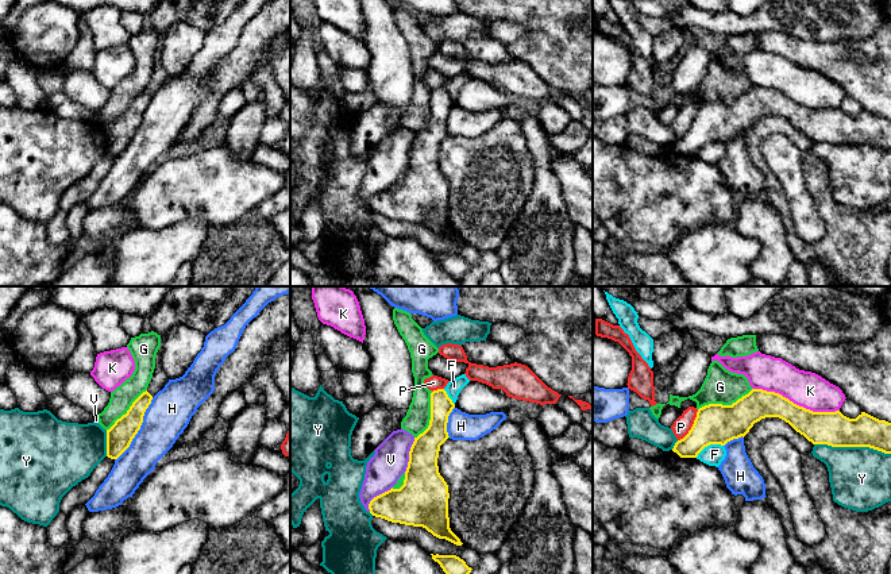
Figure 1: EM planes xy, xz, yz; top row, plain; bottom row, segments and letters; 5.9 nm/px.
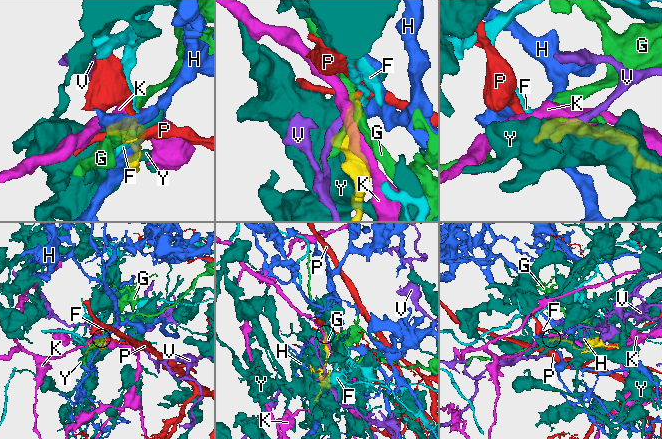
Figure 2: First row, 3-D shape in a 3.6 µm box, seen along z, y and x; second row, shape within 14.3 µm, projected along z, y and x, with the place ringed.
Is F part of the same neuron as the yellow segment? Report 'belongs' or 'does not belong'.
does not belong

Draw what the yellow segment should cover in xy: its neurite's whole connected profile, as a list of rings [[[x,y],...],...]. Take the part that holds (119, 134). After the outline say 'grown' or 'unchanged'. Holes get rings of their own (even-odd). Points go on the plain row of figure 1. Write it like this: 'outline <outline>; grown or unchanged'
outline [[[146,88],[130,104],[126,112],[115,119],[107,127],[107,154],[117,157],[131,142],[132,136],[140,127],[143,113],[153,93]]]; unchanged

